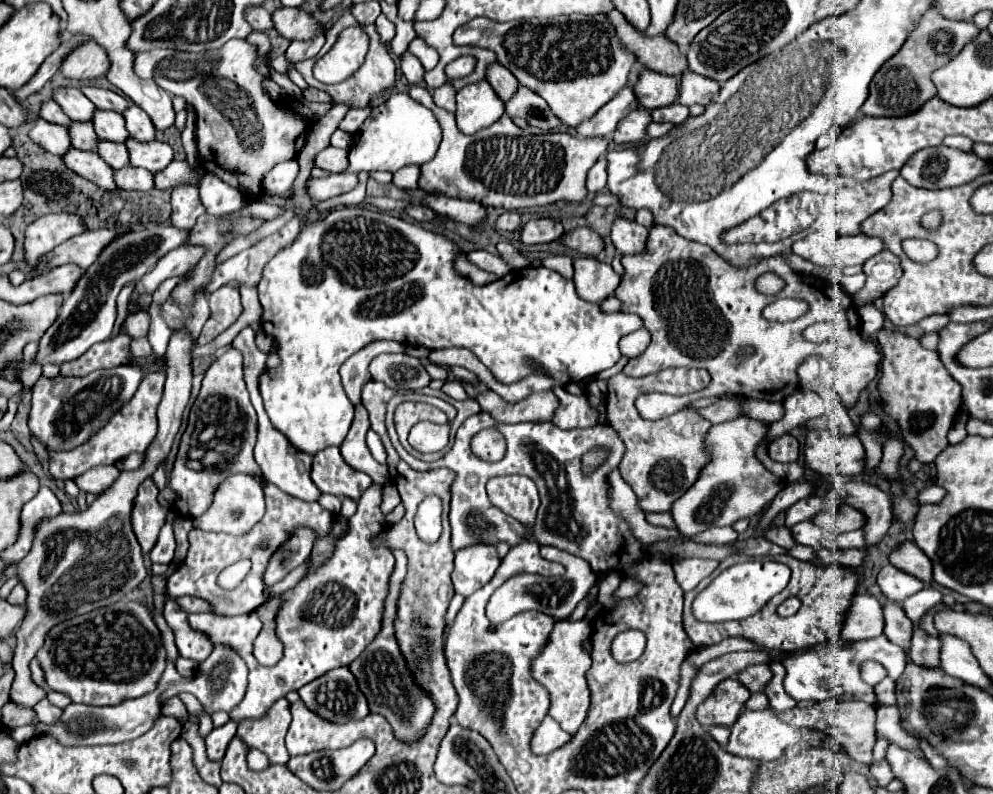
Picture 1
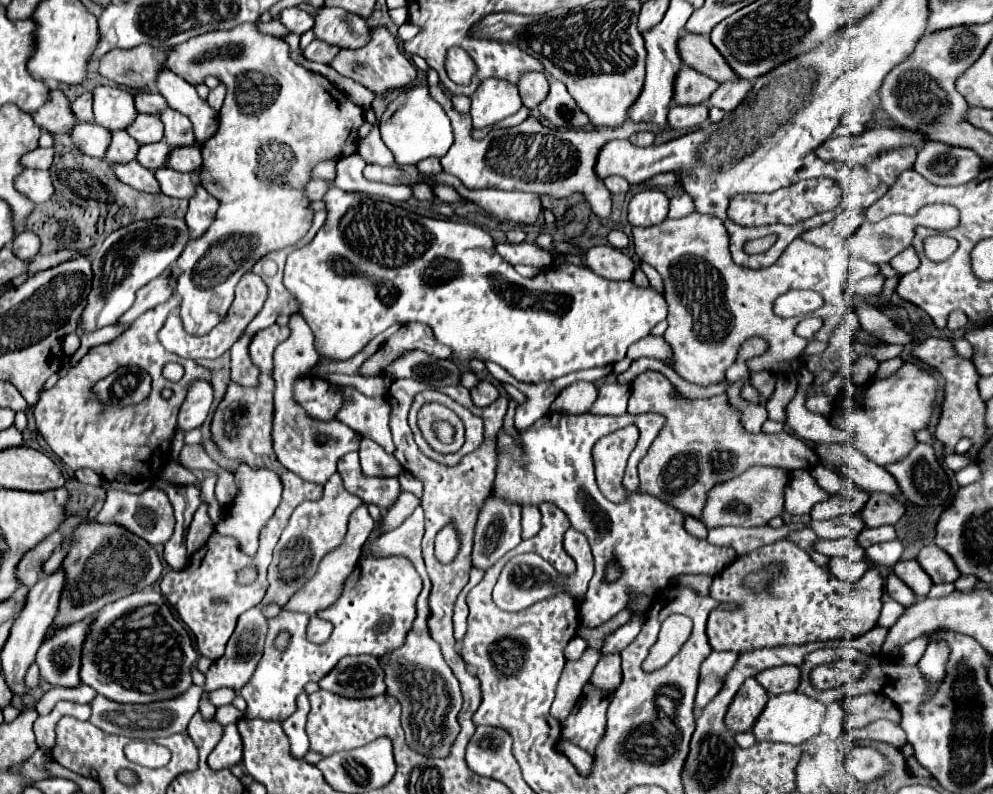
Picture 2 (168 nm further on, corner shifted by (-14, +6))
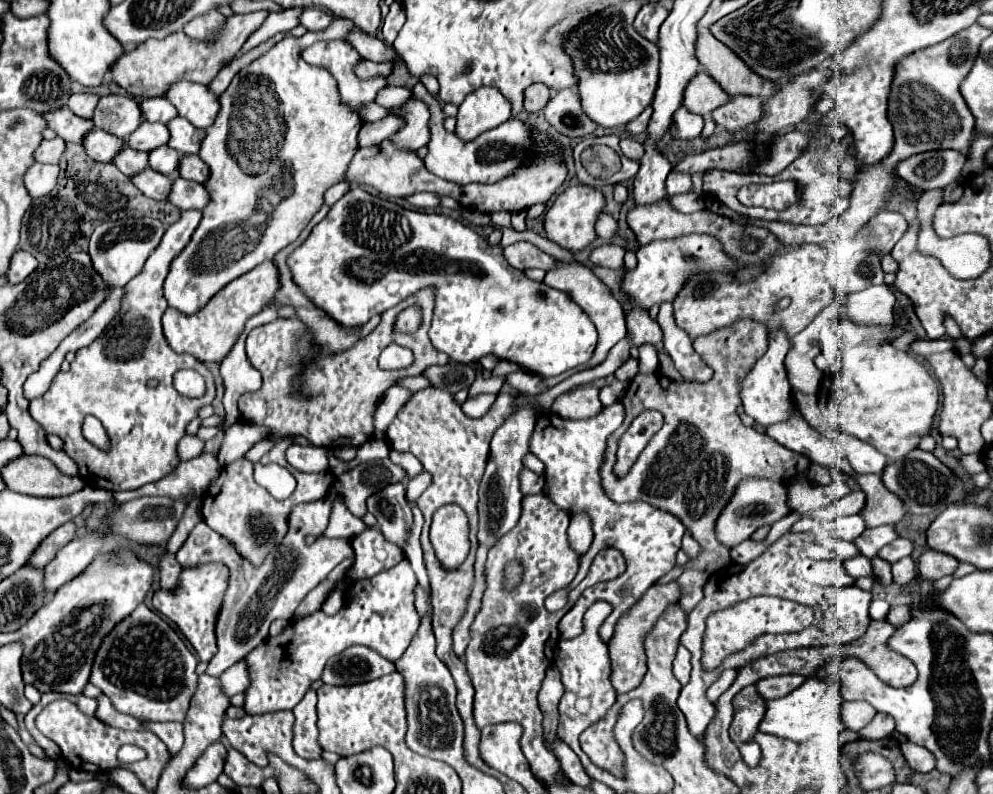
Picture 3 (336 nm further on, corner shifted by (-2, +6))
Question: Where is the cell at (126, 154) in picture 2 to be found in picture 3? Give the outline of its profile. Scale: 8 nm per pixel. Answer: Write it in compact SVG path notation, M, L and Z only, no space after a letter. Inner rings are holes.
M124 147L124 151L120 151L120 155L116 155L114 165L120 167L120 171L124 171L124 175L128 175L128 177L138 175L140 171L148 169L148 153L132 151L130 147Z

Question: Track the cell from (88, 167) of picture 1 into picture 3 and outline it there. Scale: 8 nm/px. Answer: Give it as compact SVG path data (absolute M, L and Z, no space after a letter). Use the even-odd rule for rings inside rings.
M148 169L148 171L142 171L140 175L132 177L132 183L136 183L136 187L152 197L152 199L160 199L160 201L166 201L170 191L172 191L172 179L154 171L154 169Z

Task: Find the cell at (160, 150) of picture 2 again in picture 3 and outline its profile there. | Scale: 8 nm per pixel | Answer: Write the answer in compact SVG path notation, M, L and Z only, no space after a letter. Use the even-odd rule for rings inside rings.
M168 145L158 147L156 151L150 151L150 167L164 173L164 175L168 175L168 177L178 175L180 159L182 159L182 155L176 149L168 147Z

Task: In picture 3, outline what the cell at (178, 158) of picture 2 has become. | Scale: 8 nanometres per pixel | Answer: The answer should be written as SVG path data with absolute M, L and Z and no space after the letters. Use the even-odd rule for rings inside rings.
M186 155L180 161L180 177L188 179L188 181L204 183L210 177L210 169L202 159L198 159L198 155Z

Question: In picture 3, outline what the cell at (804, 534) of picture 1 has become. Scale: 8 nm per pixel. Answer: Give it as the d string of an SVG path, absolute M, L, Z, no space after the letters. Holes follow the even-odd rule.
M850 515L850 517L838 517L834 521L836 527L836 535L844 541L854 541L856 537L860 537L866 529L866 523L860 515Z

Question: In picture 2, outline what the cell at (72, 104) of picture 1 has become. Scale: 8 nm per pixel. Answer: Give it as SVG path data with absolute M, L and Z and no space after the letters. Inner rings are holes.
M98 85L92 89L94 97L94 121L108 131L126 129L132 119L136 119L138 111L134 109L132 95L118 87Z

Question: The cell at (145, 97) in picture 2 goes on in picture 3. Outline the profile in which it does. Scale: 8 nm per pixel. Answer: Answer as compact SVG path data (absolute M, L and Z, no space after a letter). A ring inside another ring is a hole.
M156 97L156 99L144 99L140 103L144 107L144 119L146 121L158 121L158 123L168 123L178 115L178 109L166 99L166 97Z

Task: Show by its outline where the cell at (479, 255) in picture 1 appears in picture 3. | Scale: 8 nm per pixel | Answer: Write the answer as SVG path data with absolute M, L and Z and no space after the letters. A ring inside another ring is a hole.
M518 241L518 243L504 247L504 257L512 267L516 267L520 271L532 269L532 267L550 271L556 267L556 259L552 255L540 251L536 245L528 243L528 241Z

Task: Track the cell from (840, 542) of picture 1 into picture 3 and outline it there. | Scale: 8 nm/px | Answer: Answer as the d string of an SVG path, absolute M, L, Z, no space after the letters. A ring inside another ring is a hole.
M884 525L884 527L874 527L874 529L866 529L864 535L860 535L860 539L856 539L854 543L860 547L860 553L868 559L876 557L878 551L896 541L898 539L898 533L896 533L896 527L894 525Z

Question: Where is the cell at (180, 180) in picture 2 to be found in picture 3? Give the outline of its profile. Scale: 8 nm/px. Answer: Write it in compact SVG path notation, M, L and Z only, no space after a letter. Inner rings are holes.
M176 177L174 189L172 189L172 195L168 201L182 211L188 211L188 209L202 211L210 203L210 195L208 195L204 185Z

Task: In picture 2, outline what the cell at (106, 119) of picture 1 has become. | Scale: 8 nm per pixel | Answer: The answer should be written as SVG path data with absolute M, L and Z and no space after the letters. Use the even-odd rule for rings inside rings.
M138 113L138 117L132 121L132 125L126 131L140 145L156 143L156 141L160 141L164 137L164 131L160 127L158 115L148 115L148 113Z

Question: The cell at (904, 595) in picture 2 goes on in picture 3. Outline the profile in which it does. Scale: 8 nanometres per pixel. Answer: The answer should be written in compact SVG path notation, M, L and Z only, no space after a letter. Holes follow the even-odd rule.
M874 557L872 559L872 569L874 569L874 577L882 583L882 585L890 585L892 583L892 573L890 573L890 563L880 559L880 557Z

